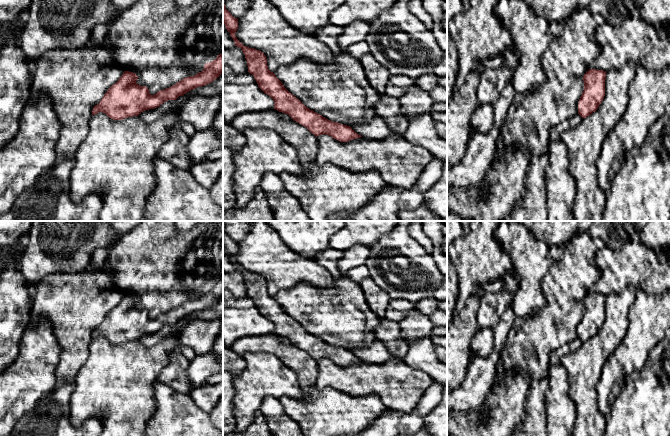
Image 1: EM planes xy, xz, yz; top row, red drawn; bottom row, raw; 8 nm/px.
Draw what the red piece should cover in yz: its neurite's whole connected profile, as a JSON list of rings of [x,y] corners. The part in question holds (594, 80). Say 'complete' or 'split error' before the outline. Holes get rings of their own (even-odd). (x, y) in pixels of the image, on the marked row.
complete; [[[589,69],[583,76],[584,91],[579,99],[578,114],[586,118],[595,112],[605,96],[606,71]]]

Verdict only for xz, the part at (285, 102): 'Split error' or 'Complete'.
Complete

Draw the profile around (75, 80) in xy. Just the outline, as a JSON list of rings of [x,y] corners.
[[[104,43],[52,50],[36,58],[34,63],[27,106],[32,106],[38,96],[49,98],[61,123],[55,163],[73,159],[89,134],[93,107],[119,80],[124,69]]]

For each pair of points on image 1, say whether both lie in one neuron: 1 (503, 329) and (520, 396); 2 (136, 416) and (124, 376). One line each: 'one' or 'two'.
1: two
2: one

